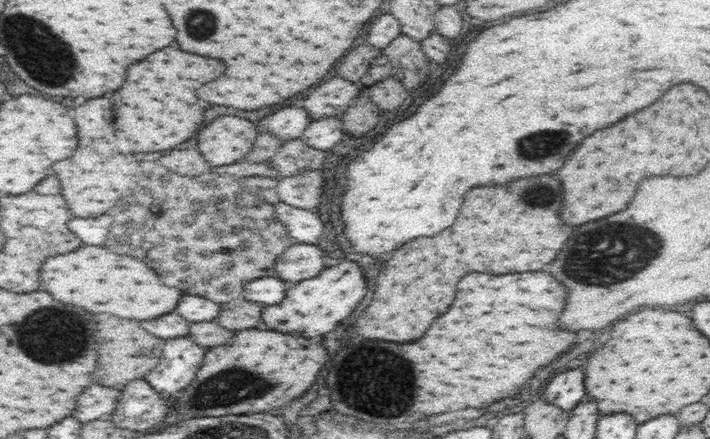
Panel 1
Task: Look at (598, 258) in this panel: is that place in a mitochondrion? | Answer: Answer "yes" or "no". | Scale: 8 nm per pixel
yes

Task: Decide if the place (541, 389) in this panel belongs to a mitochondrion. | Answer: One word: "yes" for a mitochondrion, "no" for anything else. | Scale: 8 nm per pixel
no

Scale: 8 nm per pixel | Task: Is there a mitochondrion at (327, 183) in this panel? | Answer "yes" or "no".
no

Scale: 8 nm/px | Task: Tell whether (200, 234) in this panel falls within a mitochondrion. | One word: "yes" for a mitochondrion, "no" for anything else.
yes

